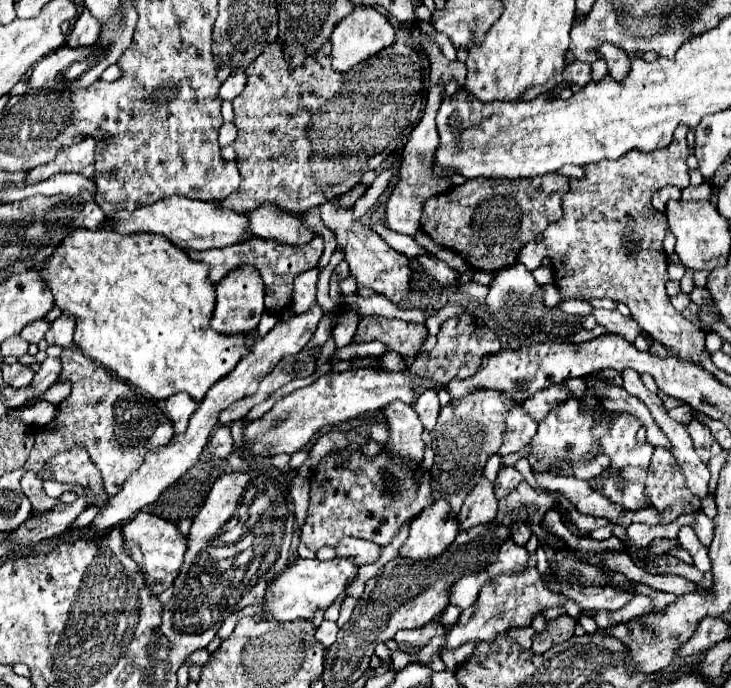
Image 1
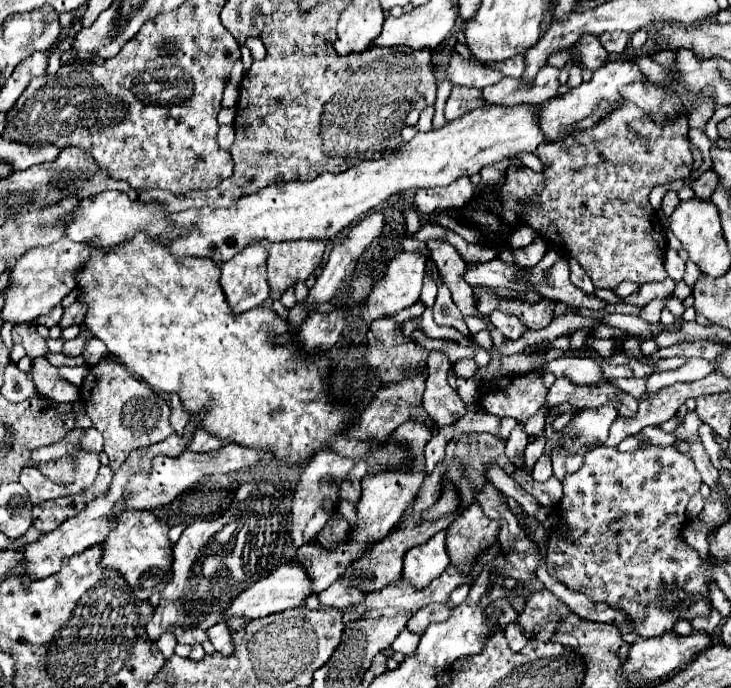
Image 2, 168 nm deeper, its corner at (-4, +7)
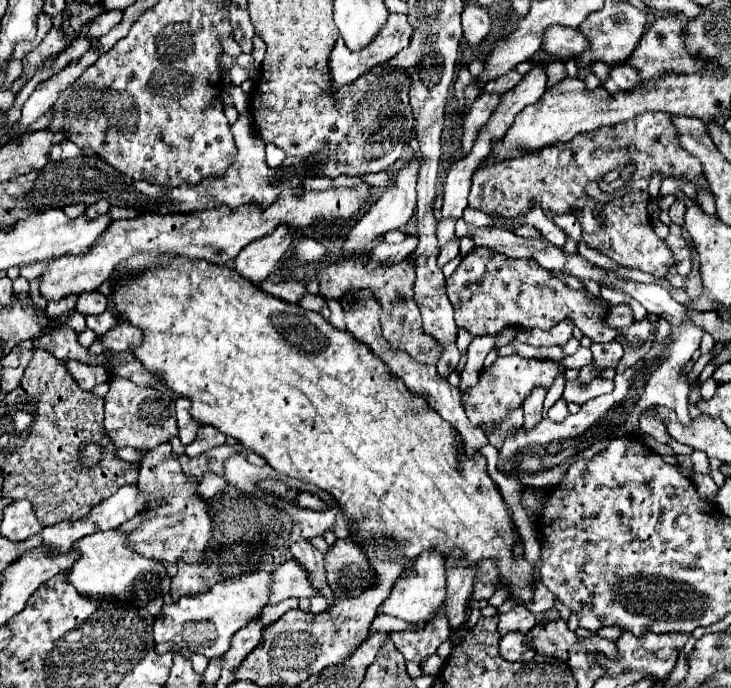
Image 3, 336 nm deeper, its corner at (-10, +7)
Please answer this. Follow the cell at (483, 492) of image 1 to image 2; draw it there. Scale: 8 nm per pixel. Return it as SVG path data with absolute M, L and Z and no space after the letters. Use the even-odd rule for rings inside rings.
M474 501L450 523L446 531L446 549L450 563L458 565L460 571L468 571L478 553L496 541L500 523L486 517L480 503Z

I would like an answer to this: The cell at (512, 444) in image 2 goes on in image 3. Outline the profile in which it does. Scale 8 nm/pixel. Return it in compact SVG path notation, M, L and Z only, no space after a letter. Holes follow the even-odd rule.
M538 385L532 389L532 393L524 399L524 429L532 429L538 421L542 421L542 407L544 407L544 397L548 389Z

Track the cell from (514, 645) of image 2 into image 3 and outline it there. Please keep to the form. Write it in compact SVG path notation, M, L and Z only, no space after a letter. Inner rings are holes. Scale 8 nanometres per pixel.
M506 633L500 639L500 657L506 661L530 661L534 659L534 649L524 643L524 633Z

